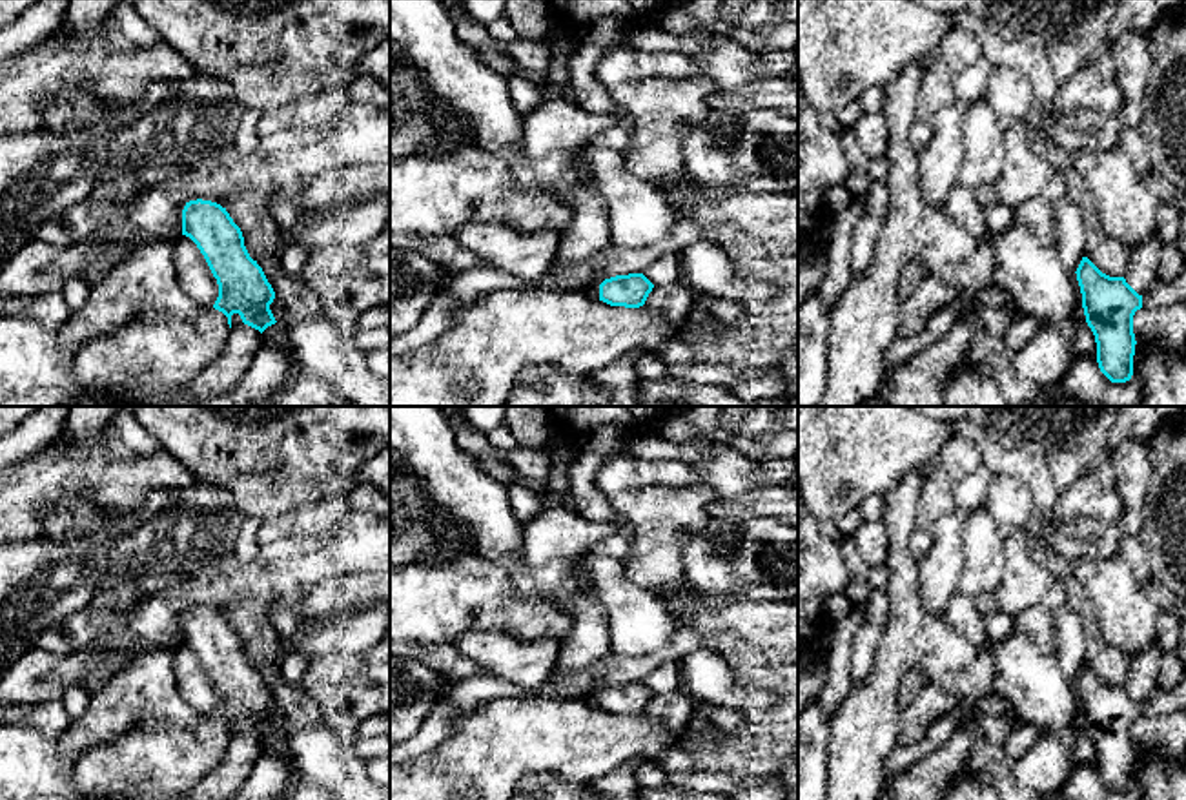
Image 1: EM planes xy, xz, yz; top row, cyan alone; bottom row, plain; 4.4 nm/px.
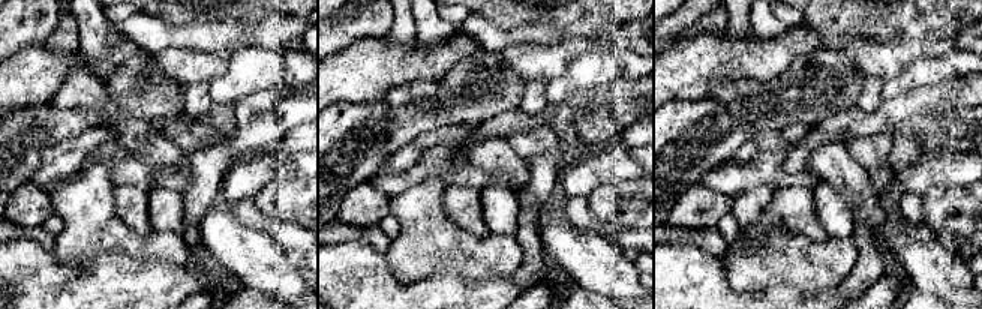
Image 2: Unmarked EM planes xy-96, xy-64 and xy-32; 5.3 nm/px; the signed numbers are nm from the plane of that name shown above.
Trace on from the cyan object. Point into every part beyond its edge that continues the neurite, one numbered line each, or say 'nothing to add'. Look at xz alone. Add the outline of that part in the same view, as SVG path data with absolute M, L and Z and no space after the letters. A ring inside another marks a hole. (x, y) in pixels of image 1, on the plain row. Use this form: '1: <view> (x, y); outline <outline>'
nothing to add

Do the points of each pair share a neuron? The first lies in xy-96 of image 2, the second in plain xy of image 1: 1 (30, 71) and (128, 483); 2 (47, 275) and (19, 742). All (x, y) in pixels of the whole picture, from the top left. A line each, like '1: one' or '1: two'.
1: one
2: one

